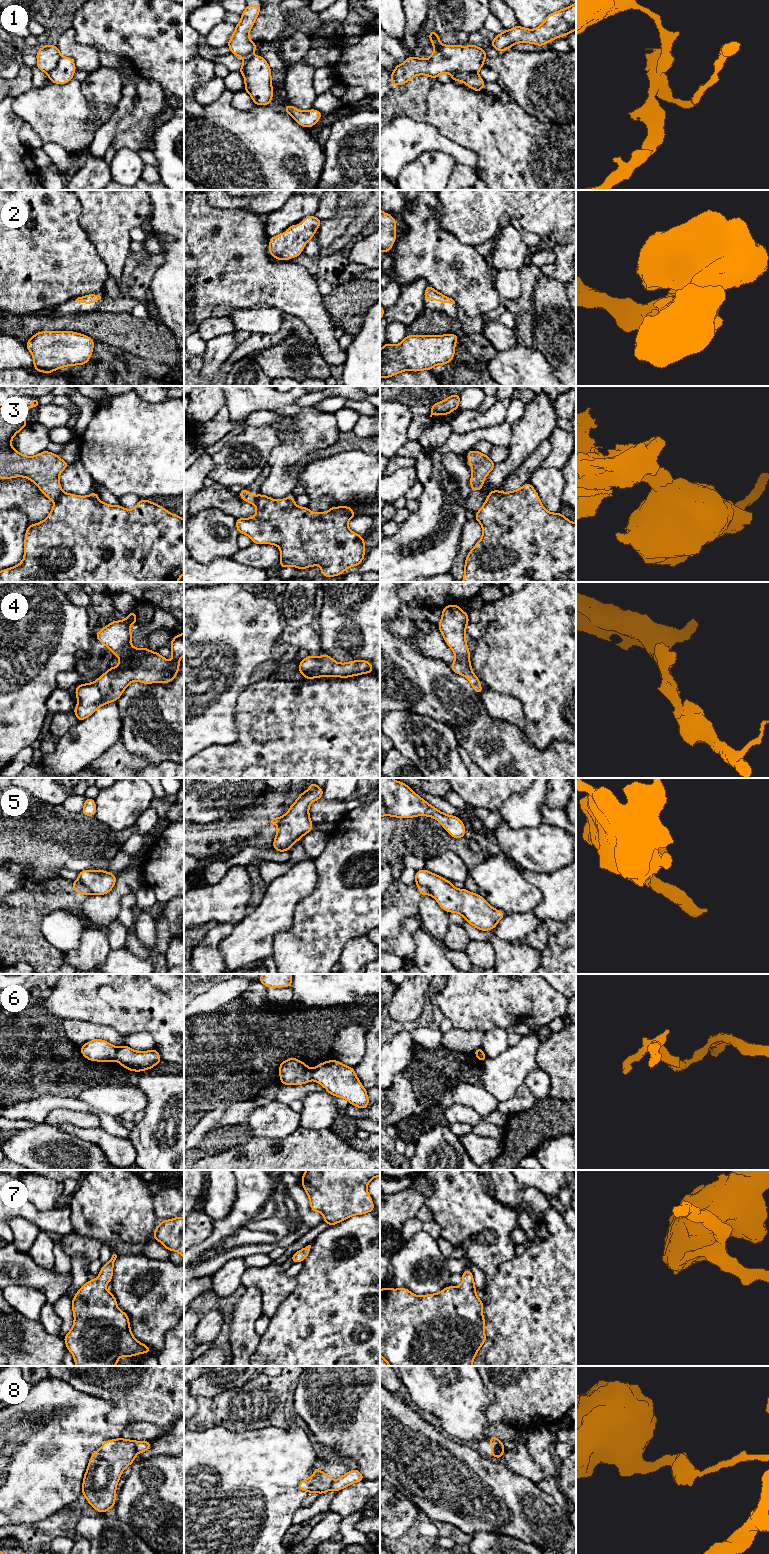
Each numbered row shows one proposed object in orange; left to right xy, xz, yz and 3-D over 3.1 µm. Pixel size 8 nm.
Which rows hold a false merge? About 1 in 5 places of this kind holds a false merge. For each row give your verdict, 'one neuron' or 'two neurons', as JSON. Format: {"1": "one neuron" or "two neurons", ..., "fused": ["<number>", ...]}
{"1": "two neurons", "2": "one neuron", "3": "two neurons", "4": "one neuron", "5": "two neurons", "6": "two neurons", "7": "one neuron", "8": "two neurons", "fused": ["1", "3", "5", "6", "8"]}

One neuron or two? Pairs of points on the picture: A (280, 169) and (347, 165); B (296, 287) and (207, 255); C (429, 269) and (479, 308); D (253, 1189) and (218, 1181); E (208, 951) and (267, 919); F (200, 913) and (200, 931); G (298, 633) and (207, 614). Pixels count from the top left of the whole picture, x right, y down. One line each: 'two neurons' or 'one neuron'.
A: two neurons
B: one neuron
C: one neuron
D: two neurons
E: two neurons
F: two neurons
G: two neurons

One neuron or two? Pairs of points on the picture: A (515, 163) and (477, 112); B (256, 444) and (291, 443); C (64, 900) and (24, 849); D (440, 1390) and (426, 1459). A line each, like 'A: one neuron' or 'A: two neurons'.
A: one neuron
B: two neurons
C: two neurons
D: two neurons

